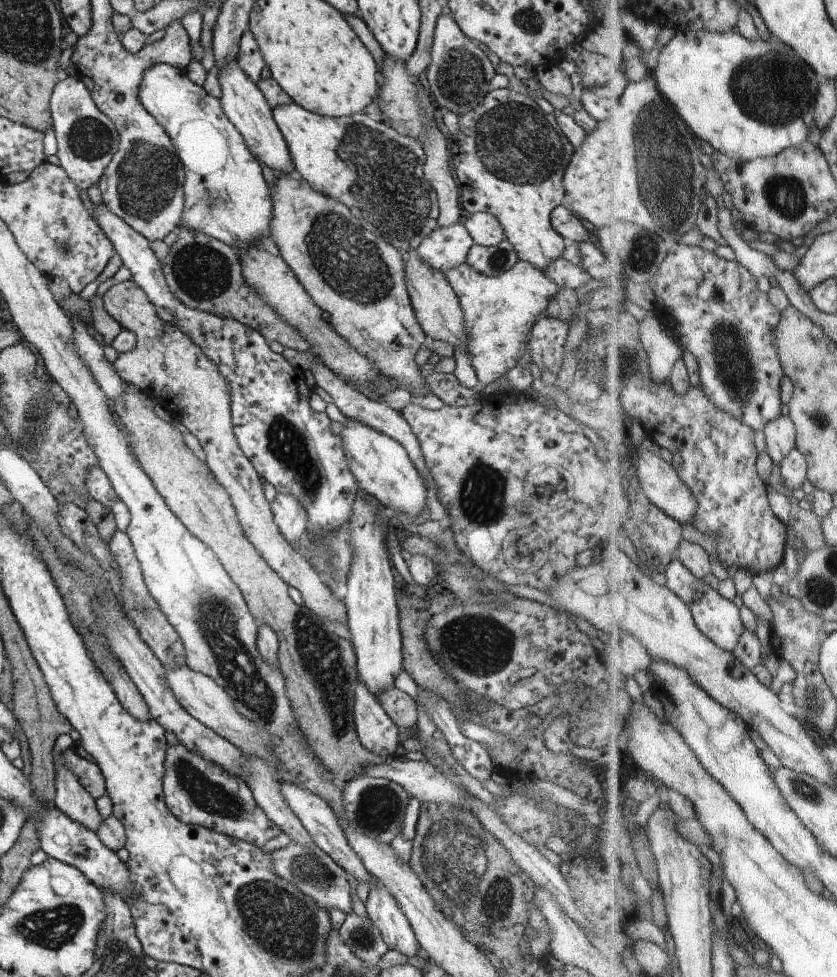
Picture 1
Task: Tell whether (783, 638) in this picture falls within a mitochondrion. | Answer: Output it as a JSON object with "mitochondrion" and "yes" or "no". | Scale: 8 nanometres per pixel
{"mitochondrion":"no"}

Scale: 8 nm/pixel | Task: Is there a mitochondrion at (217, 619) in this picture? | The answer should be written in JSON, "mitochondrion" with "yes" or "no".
{"mitochondrion":"yes"}

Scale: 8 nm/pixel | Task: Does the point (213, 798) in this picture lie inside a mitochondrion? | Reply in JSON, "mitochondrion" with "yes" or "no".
{"mitochondrion":"yes"}

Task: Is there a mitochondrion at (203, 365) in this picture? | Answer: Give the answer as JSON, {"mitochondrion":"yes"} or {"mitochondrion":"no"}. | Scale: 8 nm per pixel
{"mitochondrion":"no"}

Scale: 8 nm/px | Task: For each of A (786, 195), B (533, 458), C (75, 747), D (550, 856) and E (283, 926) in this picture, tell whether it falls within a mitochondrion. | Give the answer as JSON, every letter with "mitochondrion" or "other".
{"A":"mitochondrion","B":"other","C":"other","D":"other","E":"mitochondrion"}

